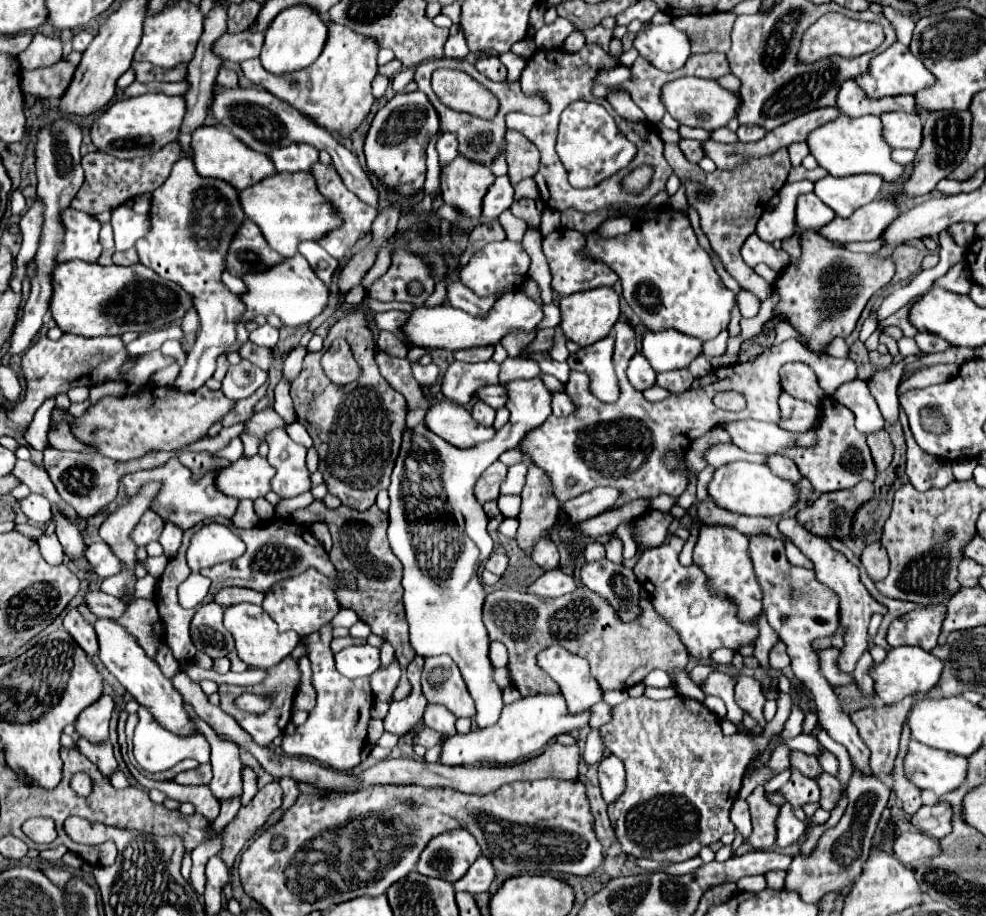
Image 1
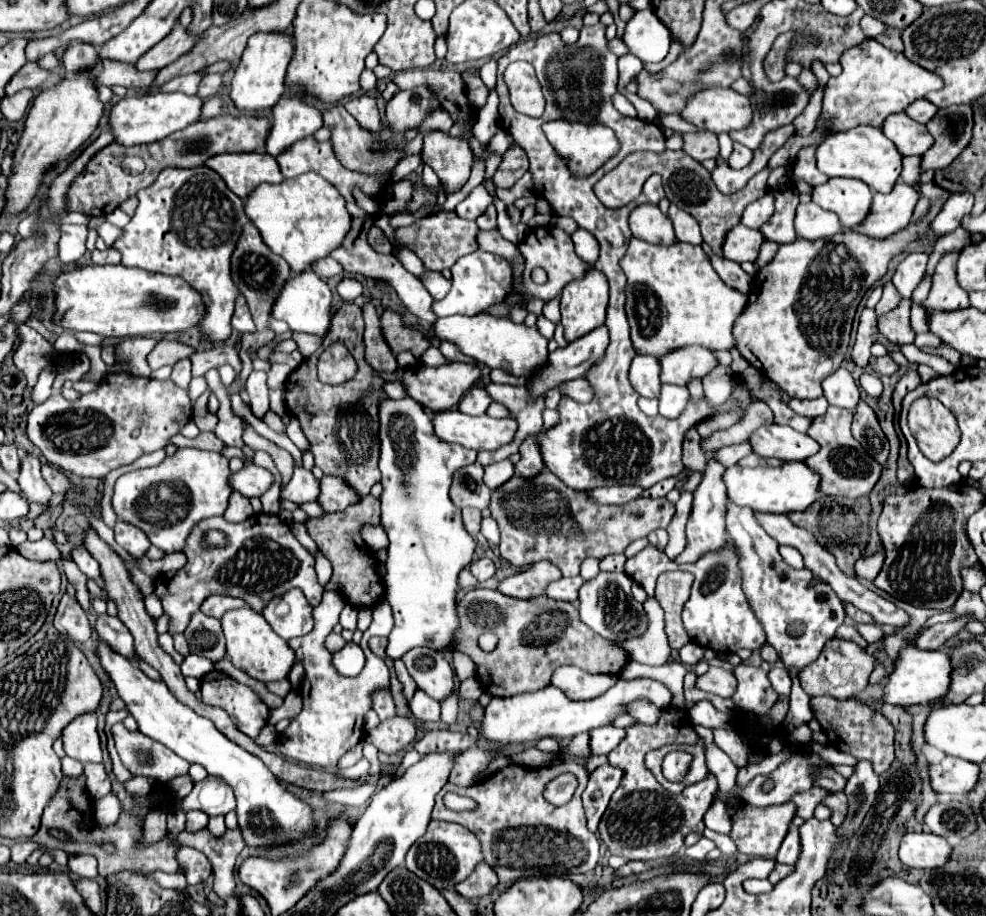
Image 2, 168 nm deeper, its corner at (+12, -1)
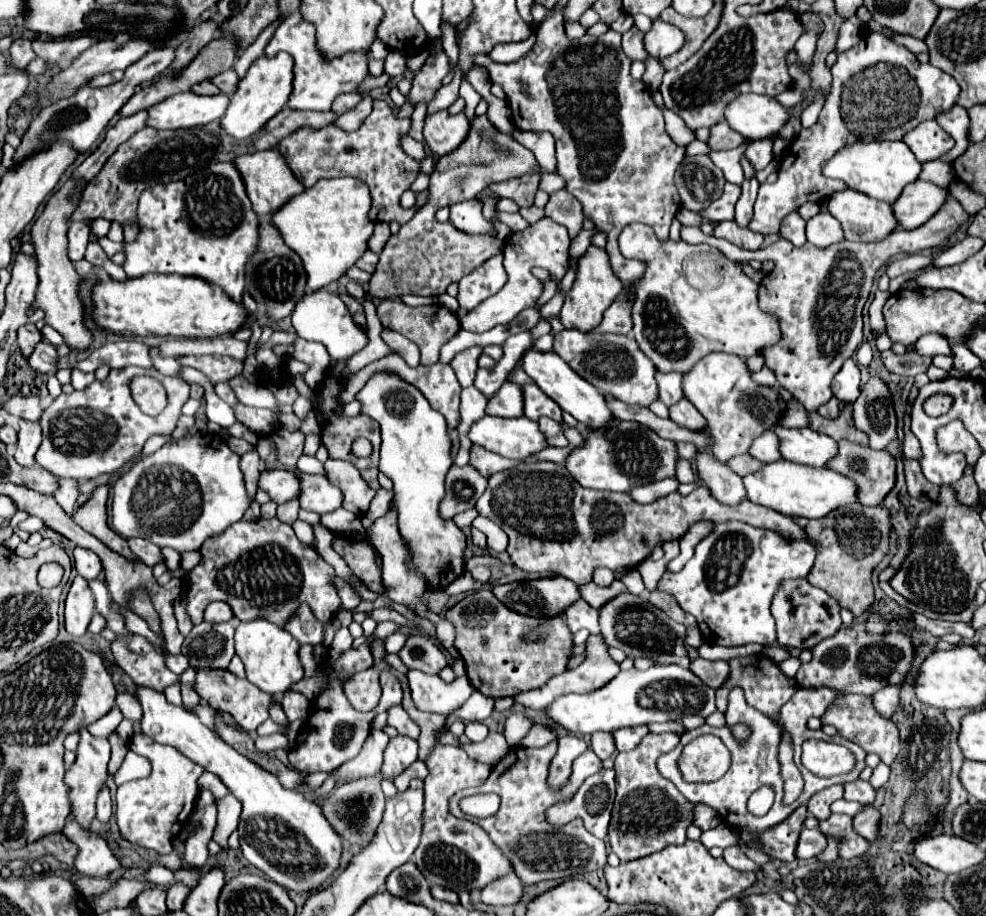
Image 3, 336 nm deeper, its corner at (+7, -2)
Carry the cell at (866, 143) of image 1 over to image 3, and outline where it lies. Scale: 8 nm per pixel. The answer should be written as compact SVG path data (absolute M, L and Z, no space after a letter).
M871 140L871 142L853 142L853 144L847 144L843 146L831 160L827 160L823 164L823 176L827 178L839 178L843 180L849 188L853 190L859 190L875 200L883 200L883 202L889 202L893 204L901 190L909 184L909 182L915 182L917 176L921 172L921 162L917 162L917 158L913 156L913 152L909 150L909 146L901 140Z

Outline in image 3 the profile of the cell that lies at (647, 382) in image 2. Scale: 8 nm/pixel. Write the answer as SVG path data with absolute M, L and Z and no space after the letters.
M655 372L655 380L659 386L659 400L665 406L673 406L673 402L681 400L683 390L681 390L681 374L679 372Z

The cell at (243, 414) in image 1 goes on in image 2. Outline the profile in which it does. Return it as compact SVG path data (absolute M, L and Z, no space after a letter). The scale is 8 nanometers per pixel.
M248 223L242 231L242 237L236 245L236 251L232 255L232 279L236 283L236 287L240 289L240 293L246 297L248 301L248 307L250 307L250 313L252 313L252 319L256 323L256 331L254 333L244 333L242 335L242 349L240 349L240 359L242 359L242 371L240 371L240 379L236 383L232 383L230 387L230 395L232 393L238 393L240 387L246 383L248 375L252 373L252 359L248 355L248 349L254 347L254 349L260 349L268 343L274 341L274 331L270 329L268 321L270 321L270 311L272 311L272 305L276 303L276 297L280 295L280 289L284 289L284 285L288 283L288 277L294 277L292 275L292 269L290 265L276 253L272 253L268 249L268 245L264 245L262 237L260 237L260 231L254 227L254 223Z

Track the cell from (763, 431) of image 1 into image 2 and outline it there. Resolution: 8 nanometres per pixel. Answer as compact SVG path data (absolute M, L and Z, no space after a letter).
M764 425L750 437L754 453L780 461L804 461L820 451L820 445L806 433L786 425Z

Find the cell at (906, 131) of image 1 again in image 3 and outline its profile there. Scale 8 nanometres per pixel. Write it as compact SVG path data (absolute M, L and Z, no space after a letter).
M925 120L917 124L903 136L903 142L911 148L919 162L929 162L953 148L953 138L939 128L935 120Z

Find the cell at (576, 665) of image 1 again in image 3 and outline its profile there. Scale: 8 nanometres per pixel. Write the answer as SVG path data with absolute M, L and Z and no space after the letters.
M589 636L587 640L587 660L583 664L579 664L577 668L573 670L567 670L559 676L553 676L547 684L543 684L541 688L535 688L535 690L529 690L529 692L521 692L517 696L513 696L515 704L517 706L523 706L523 708L529 708L529 710L541 710L545 708L553 698L561 696L561 694L567 694L567 692L593 692L593 690L599 690L601 686L605 686L605 682L611 682L615 676L619 674L619 664L613 662L607 654L607 646L603 642L601 636Z

